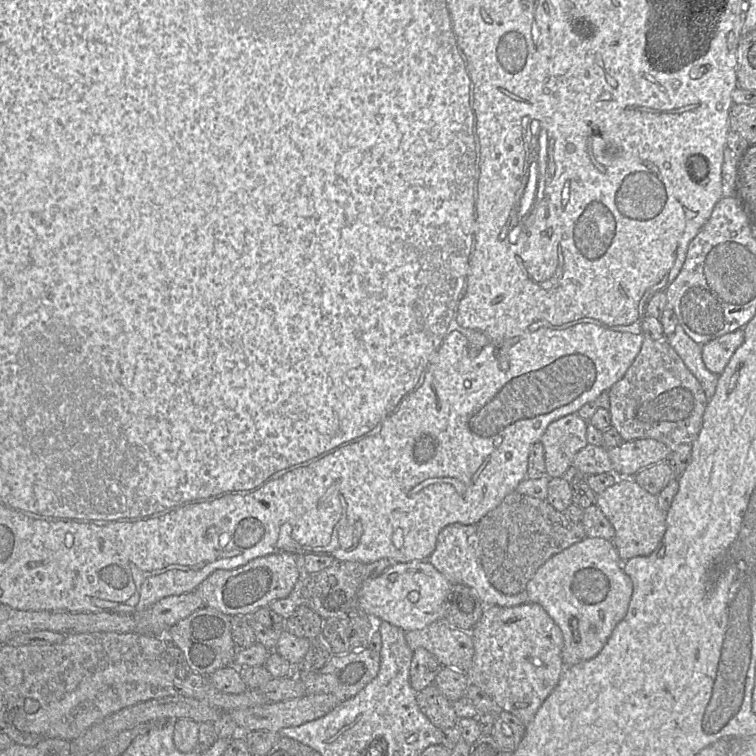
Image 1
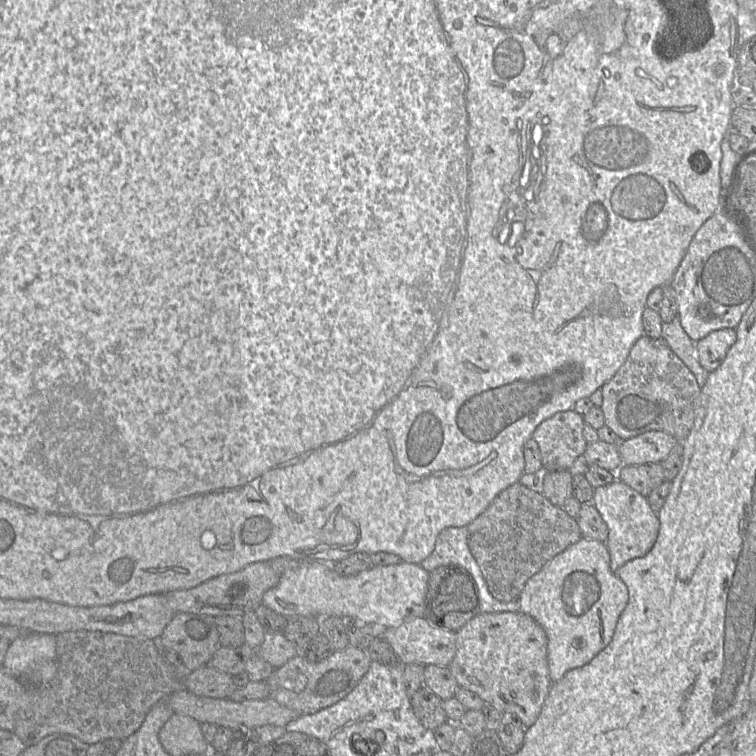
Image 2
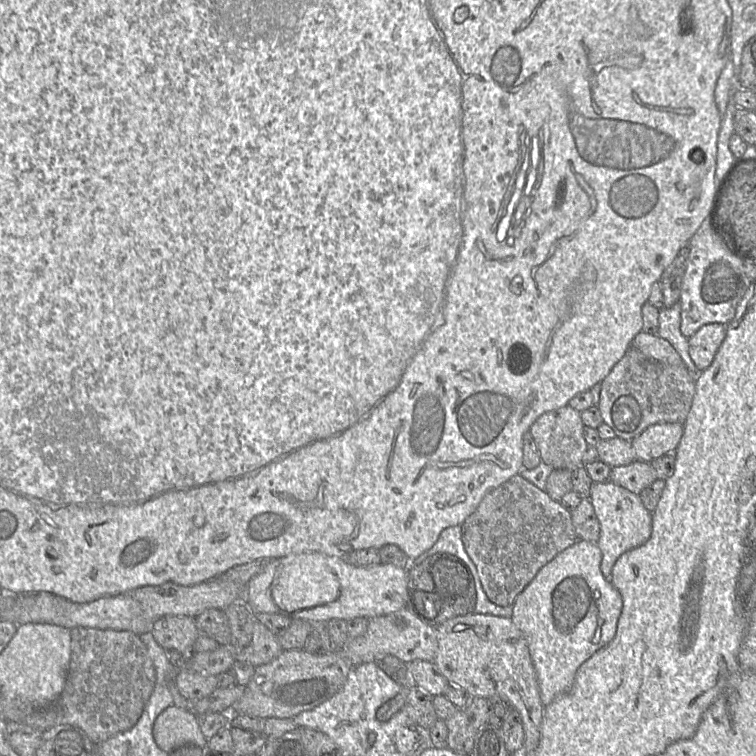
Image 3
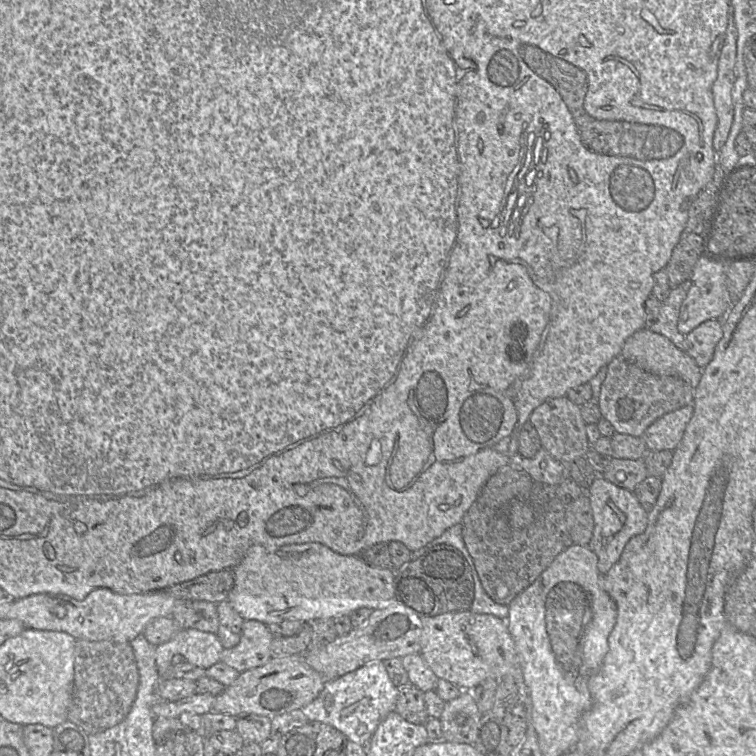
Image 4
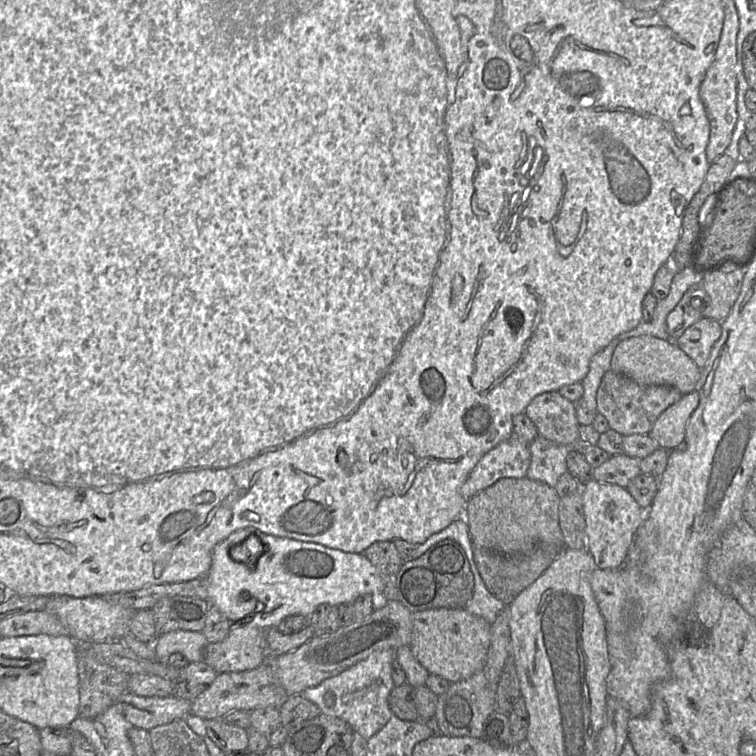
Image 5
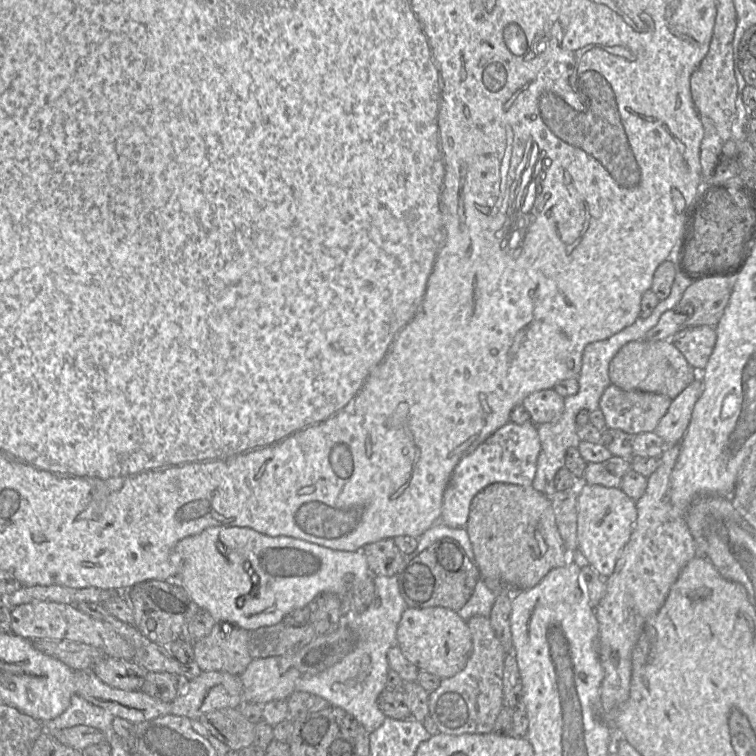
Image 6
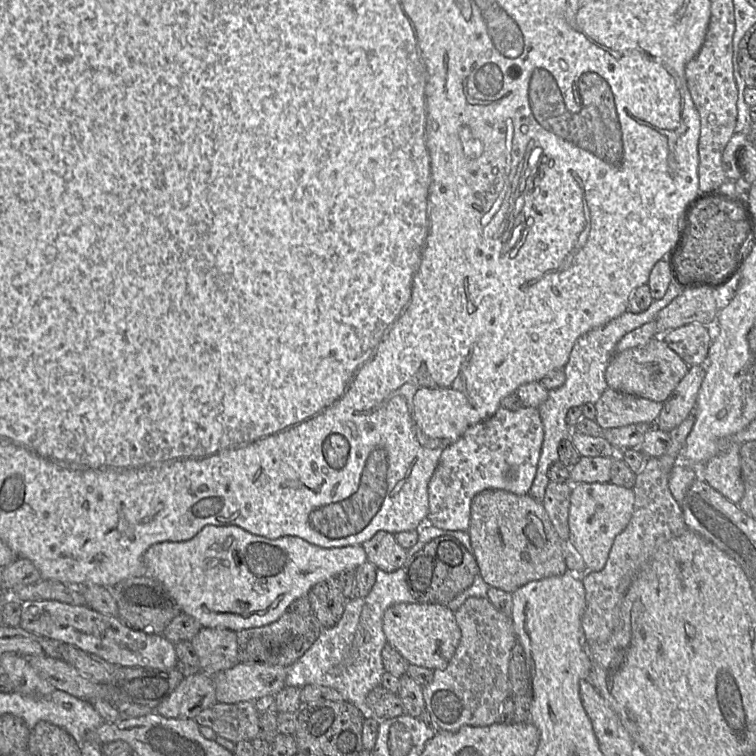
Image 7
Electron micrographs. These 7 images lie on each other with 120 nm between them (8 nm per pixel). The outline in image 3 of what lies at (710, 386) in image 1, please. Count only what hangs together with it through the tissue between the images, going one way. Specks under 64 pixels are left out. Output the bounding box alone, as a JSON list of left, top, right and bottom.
[657,302,699,375]

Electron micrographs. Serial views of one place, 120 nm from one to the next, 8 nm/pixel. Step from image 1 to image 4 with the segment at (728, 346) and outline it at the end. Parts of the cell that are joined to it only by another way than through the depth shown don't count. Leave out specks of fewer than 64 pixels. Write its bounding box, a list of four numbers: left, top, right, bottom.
[685,319,723,369]

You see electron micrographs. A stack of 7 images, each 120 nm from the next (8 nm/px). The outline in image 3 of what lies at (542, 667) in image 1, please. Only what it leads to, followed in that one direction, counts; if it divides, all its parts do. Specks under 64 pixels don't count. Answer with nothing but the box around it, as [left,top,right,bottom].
[433,613,544,752]

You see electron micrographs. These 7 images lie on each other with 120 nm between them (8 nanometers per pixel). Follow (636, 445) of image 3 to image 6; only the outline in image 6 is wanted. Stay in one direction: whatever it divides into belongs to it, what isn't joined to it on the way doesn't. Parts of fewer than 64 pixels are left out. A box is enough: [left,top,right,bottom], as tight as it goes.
[654,376,703,446]

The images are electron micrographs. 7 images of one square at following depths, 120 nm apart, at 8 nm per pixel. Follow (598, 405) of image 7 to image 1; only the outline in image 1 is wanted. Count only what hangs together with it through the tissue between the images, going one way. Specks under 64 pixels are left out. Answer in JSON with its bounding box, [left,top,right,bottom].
[609,338,708,451]

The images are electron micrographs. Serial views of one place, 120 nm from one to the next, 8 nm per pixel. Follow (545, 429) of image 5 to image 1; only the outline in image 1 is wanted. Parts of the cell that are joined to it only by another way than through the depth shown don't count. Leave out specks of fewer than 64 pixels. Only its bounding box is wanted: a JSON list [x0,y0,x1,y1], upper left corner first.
[540,413,588,479]

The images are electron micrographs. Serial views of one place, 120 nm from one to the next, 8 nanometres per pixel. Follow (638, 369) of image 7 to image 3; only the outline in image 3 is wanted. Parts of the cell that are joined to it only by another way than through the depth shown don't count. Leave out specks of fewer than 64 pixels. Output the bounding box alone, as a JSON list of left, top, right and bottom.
[631,331,685,366]

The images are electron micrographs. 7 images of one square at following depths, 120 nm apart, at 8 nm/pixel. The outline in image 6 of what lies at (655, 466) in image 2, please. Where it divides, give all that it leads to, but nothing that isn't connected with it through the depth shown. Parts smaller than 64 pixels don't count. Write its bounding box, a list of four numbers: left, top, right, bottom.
[580,455,630,488]

